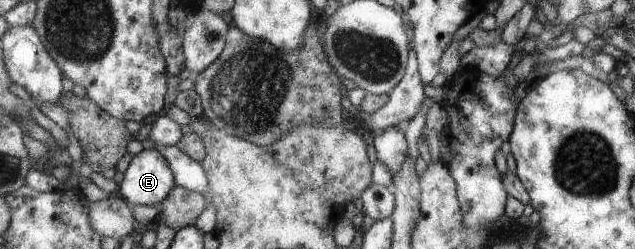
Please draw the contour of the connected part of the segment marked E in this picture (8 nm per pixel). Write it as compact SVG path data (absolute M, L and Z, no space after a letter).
M148 145L144 151L141 151L137 156L132 157L132 160L124 173L124 178L119 184L119 194L129 201L133 206L150 205L161 208L161 204L165 202L169 193L177 186L176 174L173 172L165 155L157 150L152 145Z

